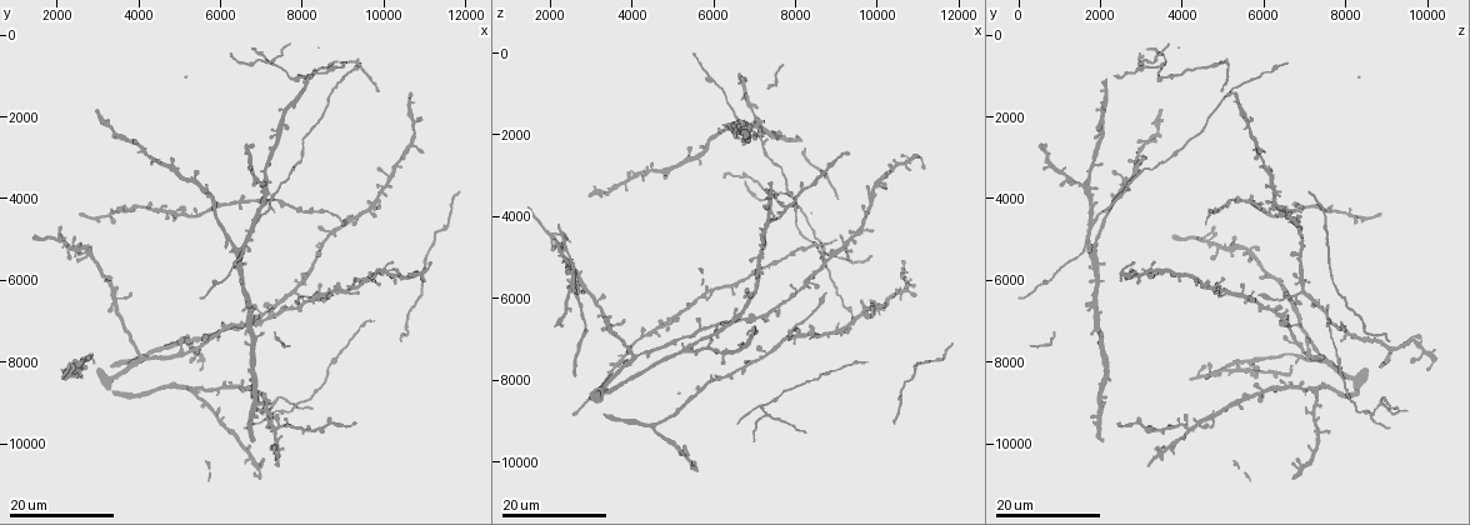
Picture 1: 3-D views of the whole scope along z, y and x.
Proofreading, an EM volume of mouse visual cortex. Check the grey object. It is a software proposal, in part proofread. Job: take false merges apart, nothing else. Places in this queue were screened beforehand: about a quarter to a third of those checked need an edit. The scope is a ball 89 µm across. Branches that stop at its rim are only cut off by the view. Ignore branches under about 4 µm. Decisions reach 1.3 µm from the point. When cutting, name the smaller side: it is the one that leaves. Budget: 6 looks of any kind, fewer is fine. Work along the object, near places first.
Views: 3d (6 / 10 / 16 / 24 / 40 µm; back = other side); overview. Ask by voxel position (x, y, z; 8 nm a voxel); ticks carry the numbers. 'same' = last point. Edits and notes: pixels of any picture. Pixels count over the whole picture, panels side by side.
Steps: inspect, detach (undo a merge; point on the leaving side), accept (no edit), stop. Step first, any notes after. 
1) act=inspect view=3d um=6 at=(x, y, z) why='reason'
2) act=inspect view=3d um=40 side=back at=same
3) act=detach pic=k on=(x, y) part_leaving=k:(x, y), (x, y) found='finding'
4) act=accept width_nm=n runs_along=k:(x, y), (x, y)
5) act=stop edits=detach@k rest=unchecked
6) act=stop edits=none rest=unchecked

act=inspect view=3d um=24 at=(7200, 9300, 8600) why='two arms in line, one across'

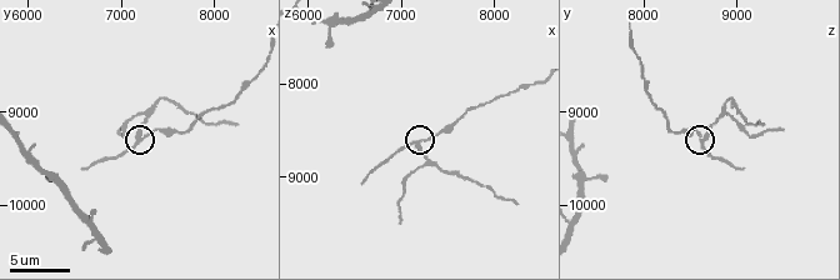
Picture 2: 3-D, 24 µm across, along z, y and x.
act=inspect view=3d um=10 at=(7200, 9250, 8650)

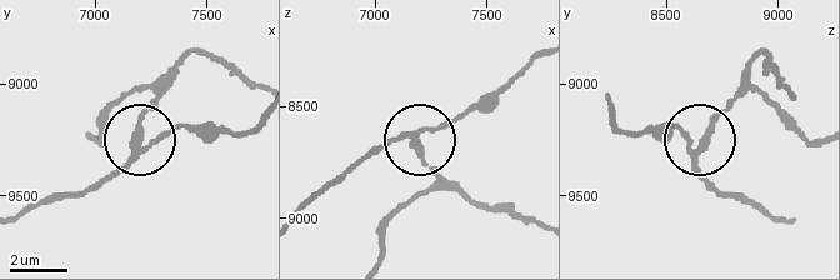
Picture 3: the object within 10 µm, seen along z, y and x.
act=detach pic=3 on=(143, 110) side_arm_um=13 part_leaving=3:(138, 145), (140, 119), (188, 58), (224, 60), (253, 81) found='a second neuron is stuck on'

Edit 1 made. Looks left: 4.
act=inspect view=overview

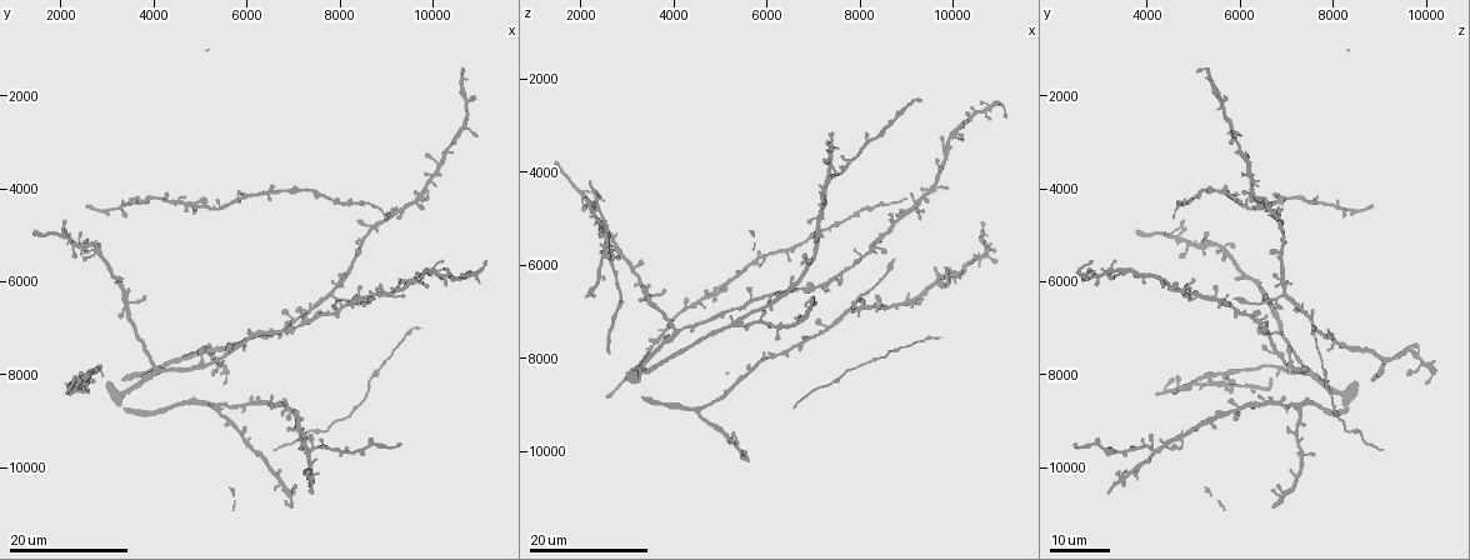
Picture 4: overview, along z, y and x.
act=inspect view=3d um=16 at=(6250, 9700, 7400) why='three-way junction'

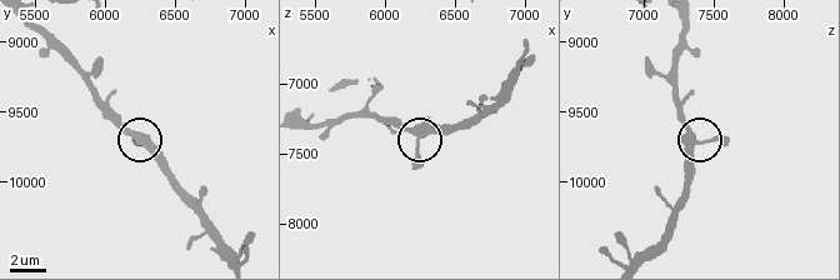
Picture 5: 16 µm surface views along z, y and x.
act=inspect view=3d um=6 at=(6260, 9700, 7400) why='zoom in'

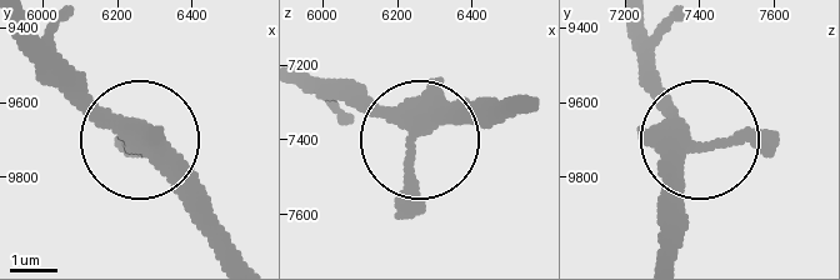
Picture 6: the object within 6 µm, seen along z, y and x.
act=accept width_nm=310 found='all the same neuron'

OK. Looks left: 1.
act=stop edits=detach@3 rest=unchecked

